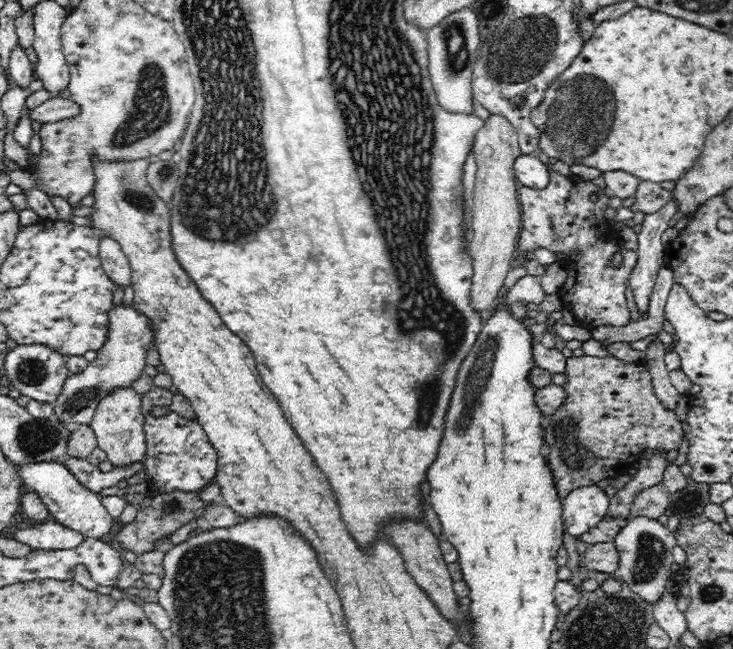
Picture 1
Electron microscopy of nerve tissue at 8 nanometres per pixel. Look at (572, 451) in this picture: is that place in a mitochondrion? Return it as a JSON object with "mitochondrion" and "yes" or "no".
{"mitochondrion":"yes"}

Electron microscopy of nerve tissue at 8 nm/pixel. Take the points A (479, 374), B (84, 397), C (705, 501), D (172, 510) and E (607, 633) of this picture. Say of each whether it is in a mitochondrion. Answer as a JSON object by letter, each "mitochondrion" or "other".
{"A":"mitochondrion","B":"mitochondrion","C":"other","D":"mitochondrion","E":"mitochondrion"}

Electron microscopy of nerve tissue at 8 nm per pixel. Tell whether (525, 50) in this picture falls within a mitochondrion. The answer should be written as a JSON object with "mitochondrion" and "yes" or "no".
{"mitochondrion":"yes"}

